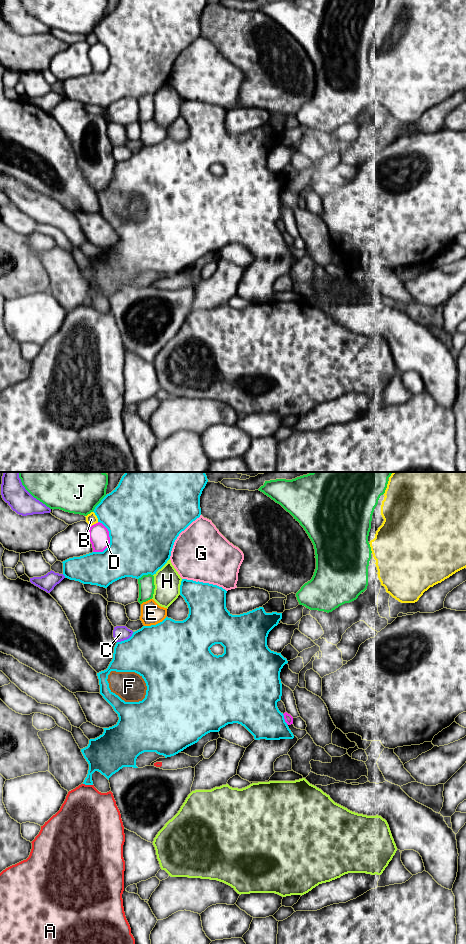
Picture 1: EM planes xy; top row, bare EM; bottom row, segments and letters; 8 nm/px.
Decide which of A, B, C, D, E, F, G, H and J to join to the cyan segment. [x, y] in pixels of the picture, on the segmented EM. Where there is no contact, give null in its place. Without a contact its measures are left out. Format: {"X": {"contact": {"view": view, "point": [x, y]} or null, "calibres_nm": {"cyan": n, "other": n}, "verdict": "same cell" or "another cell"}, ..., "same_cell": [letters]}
{"A": {"contact": {"view": "xy", "point": [88, 784]}, "calibres_nm": {"cyan": 240, "other": 420}, "verdict": "another cell"}, "B": {"contact": {"view": "xy", "point": [96, 515]}, "calibres_nm": {"cyan": 420, "other": 90}, "verdict": "another cell"}, "C": {"contact": {"view": "xy", "point": [125, 640]}, "calibres_nm": {"cyan": 420, "other": 130}, "verdict": "another cell"}, "D": {"contact": {"view": "xy", "point": [110, 540]}, "calibres_nm": {"cyan": 500, "other": 160}, "verdict": "another cell"}, "E": {"contact": {"view": "xy", "point": [156, 624]}, "calibres_nm": {"cyan": 500, "other": 180}, "verdict": "another cell"}, "F": {"contact": {"view": "xy", "point": [120, 698]}, "calibres_nm": {"cyan": 340, "other": 240}, "verdict": "same cell"}, "G": {"contact": {"view": "xy", "point": [178, 535]}, "calibres_nm": {"cyan": 500, "other": 460}, "verdict": "another cell"}, "H": {"contact": {"view": "xy", "point": [161, 567]}, "calibres_nm": {"cyan": 500, "other": 220}, "verdict": "another cell"}, "J": {"contact": {"view": "xy", "point": [99, 503]}, "calibres_nm": {"cyan": 440, "other": 480}, "verdict": "another cell"}, "same_cell": ["F"]}

